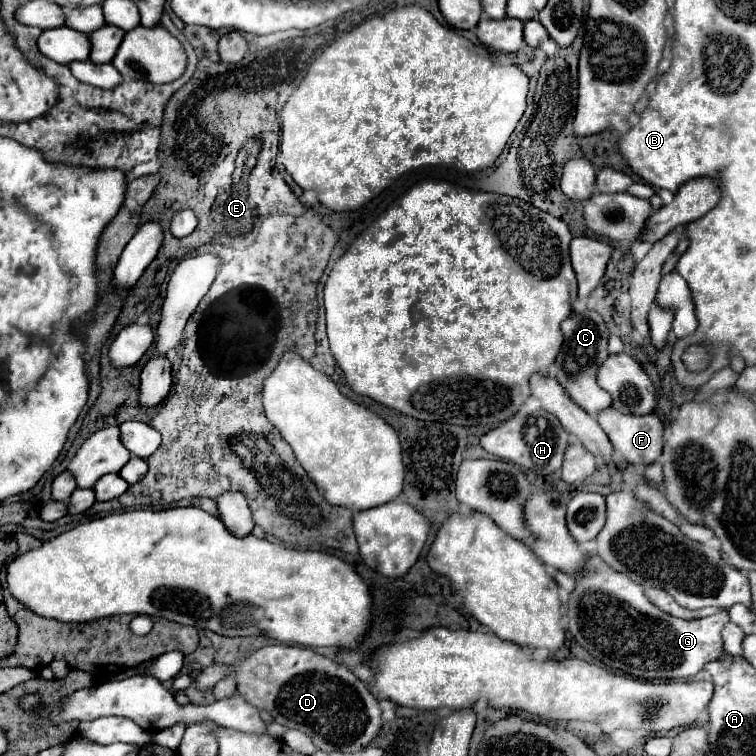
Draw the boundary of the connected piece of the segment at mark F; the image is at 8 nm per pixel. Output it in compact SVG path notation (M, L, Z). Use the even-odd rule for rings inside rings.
M609 407L607 411L603 411L603 415L597 415L599 425L603 427L603 431L607 433L607 437L611 439L615 451L619 455L623 455L627 459L627 463L635 465L637 469L649 467L653 465L663 451L663 423L657 415L623 415L619 411L615 411L613 407Z

